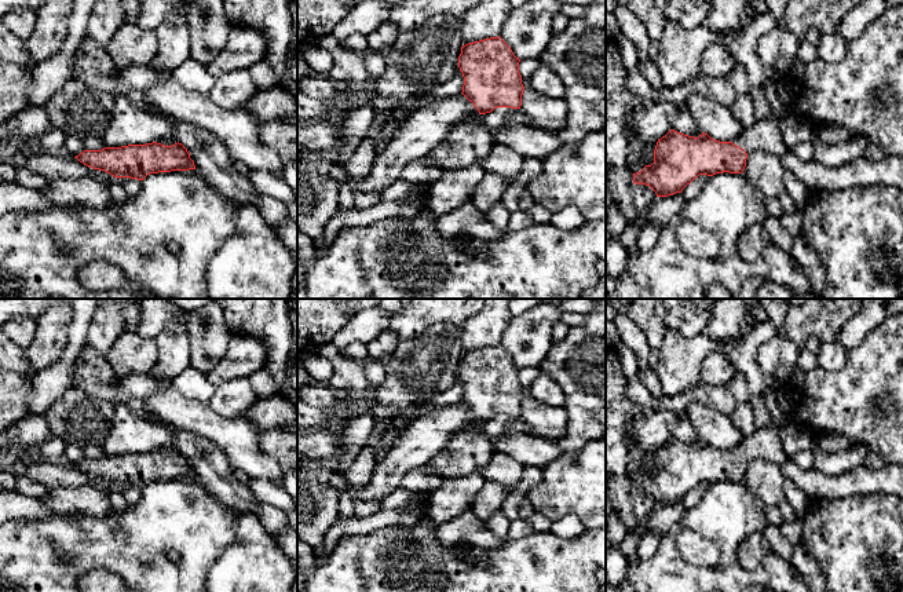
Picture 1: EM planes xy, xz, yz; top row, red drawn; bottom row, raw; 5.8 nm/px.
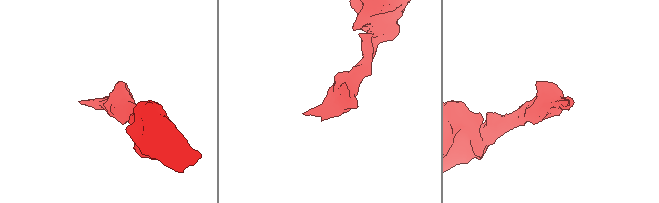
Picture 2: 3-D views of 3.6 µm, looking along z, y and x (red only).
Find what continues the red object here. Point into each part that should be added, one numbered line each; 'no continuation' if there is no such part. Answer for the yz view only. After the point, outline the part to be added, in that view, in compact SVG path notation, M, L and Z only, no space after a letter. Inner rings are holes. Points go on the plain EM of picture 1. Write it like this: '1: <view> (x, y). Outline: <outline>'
1: yz (766, 444). Outline: M768 390L764 399L772 417L772 424L757 430L750 436L745 436L743 441L732 449L732 452L743 457L747 463L754 458L761 458L780 465L783 461L789 460L779 434L789 417L780 408L776 391Z

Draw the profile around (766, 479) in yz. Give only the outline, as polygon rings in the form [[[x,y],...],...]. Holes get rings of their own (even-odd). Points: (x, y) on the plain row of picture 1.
[[[761,458],[747,463],[746,475],[742,480],[765,505],[778,508],[786,503],[783,482],[785,475],[780,467]]]

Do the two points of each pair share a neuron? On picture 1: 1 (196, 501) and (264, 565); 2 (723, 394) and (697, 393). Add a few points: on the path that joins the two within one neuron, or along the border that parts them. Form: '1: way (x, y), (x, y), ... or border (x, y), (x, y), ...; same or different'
1: border (240, 515), (236, 523), (236, 537), (215, 562); different
2: way (716, 394), (704, 394); same

